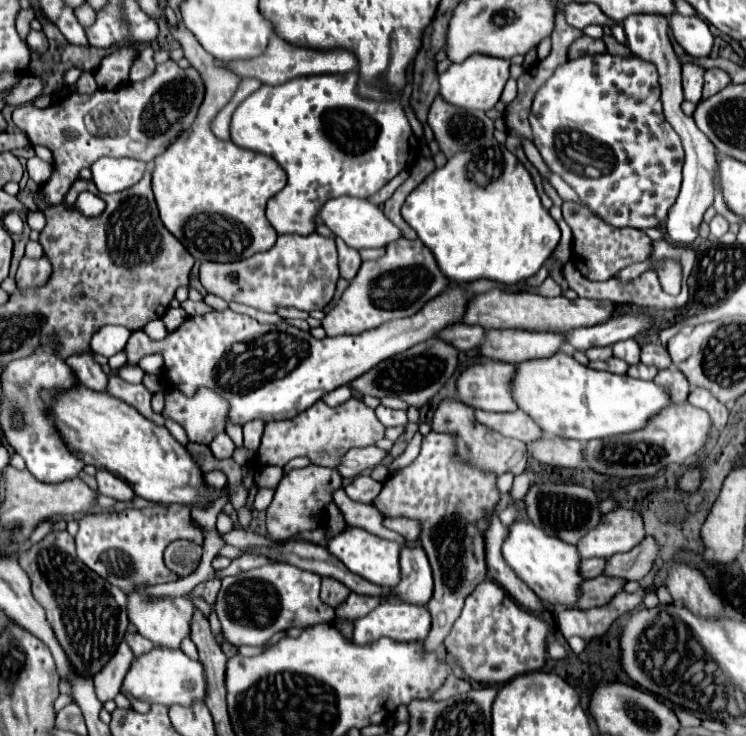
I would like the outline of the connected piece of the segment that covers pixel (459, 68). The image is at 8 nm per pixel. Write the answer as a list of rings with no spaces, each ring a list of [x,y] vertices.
[[[470,56],[460,64],[452,64],[444,74],[440,74],[440,96],[458,108],[464,110],[490,110],[500,100],[504,84],[508,80],[510,60],[490,58],[490,56]]]

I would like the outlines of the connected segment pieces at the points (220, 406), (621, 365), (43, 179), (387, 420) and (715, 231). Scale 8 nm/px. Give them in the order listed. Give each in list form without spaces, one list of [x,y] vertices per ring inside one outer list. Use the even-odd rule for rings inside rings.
[[[200,388],[194,398],[166,390],[166,408],[162,414],[176,420],[186,430],[190,442],[210,444],[224,430],[224,412],[228,412],[228,404],[210,388]]]
[[[610,358],[606,362],[590,362],[588,366],[594,370],[608,370],[612,374],[626,374],[626,370],[628,370],[628,364],[620,358]]]
[[[34,156],[34,158],[28,160],[28,174],[36,184],[44,186],[52,176],[52,164],[48,164],[48,162],[40,160],[38,156]]]
[[[378,406],[376,416],[384,426],[406,426],[406,422],[408,422],[404,410],[390,410],[386,406]]]
[[[716,214],[716,216],[712,218],[712,222],[710,222],[710,234],[712,234],[714,238],[720,238],[720,236],[726,234],[726,232],[728,232],[728,222],[726,222],[726,218],[720,216],[720,214]]]

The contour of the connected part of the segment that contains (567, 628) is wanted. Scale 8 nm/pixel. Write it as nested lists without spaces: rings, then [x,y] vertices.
[[[618,592],[608,604],[590,610],[560,610],[558,626],[566,638],[580,636],[582,640],[590,640],[606,634],[610,624],[630,610],[634,610],[642,602],[640,596]]]

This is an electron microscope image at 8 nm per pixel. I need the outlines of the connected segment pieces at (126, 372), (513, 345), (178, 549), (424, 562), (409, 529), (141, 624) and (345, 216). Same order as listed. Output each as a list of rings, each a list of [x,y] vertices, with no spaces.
[[[126,364],[120,368],[118,376],[130,383],[140,383],[144,378],[144,372],[136,364]]]
[[[492,330],[482,342],[482,356],[502,362],[520,364],[554,356],[566,344],[560,332],[530,332],[530,330]]]
[[[176,540],[164,552],[164,564],[178,576],[188,576],[196,570],[204,546],[192,540]]]
[[[404,548],[402,556],[402,580],[392,590],[402,602],[426,604],[432,598],[432,570],[422,548]]]
[[[384,518],[382,524],[384,524],[386,528],[390,528],[390,530],[394,530],[394,532],[402,534],[402,536],[404,536],[406,540],[410,540],[410,542],[418,540],[420,528],[418,528],[418,524],[416,524],[414,520],[404,520],[404,518]]]
[[[144,592],[128,594],[128,618],[130,624],[154,644],[166,648],[180,648],[184,636],[188,636],[188,620],[192,618],[194,604],[188,598],[148,598]]]
[[[332,198],[320,208],[318,216],[338,238],[342,238],[350,248],[356,248],[356,250],[384,248],[386,244],[400,238],[400,230],[384,216],[384,212],[362,198]]]

